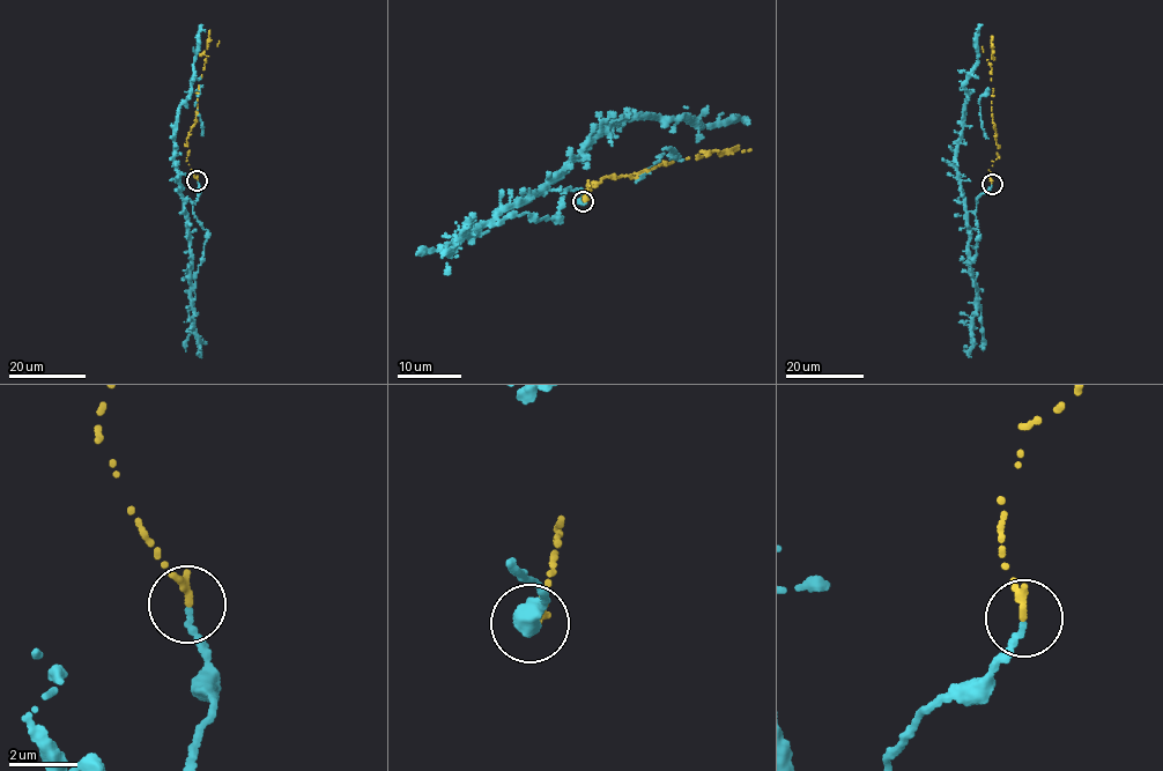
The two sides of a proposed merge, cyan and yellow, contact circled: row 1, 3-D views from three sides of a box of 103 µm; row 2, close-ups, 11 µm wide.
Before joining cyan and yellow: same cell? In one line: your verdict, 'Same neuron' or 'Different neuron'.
Different neuron

